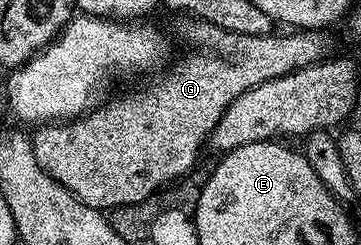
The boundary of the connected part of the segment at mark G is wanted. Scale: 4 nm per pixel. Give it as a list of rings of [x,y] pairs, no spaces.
[[[191,18],[186,23],[183,36],[196,52],[181,57],[164,76],[156,75],[156,80],[144,92],[127,92],[116,100],[108,99],[102,106],[96,106],[76,119],[48,122],[34,129],[35,136],[32,135],[30,141],[41,170],[65,186],[65,190],[73,193],[81,203],[110,210],[126,204],[140,204],[156,195],[160,191],[158,188],[174,185],[188,175],[203,144],[205,148],[212,130],[217,122],[221,122],[221,114],[225,114],[228,106],[241,98],[245,90],[310,64],[322,64],[332,55],[332,33],[327,30],[291,30],[288,36],[250,36],[226,32],[204,20]]]

